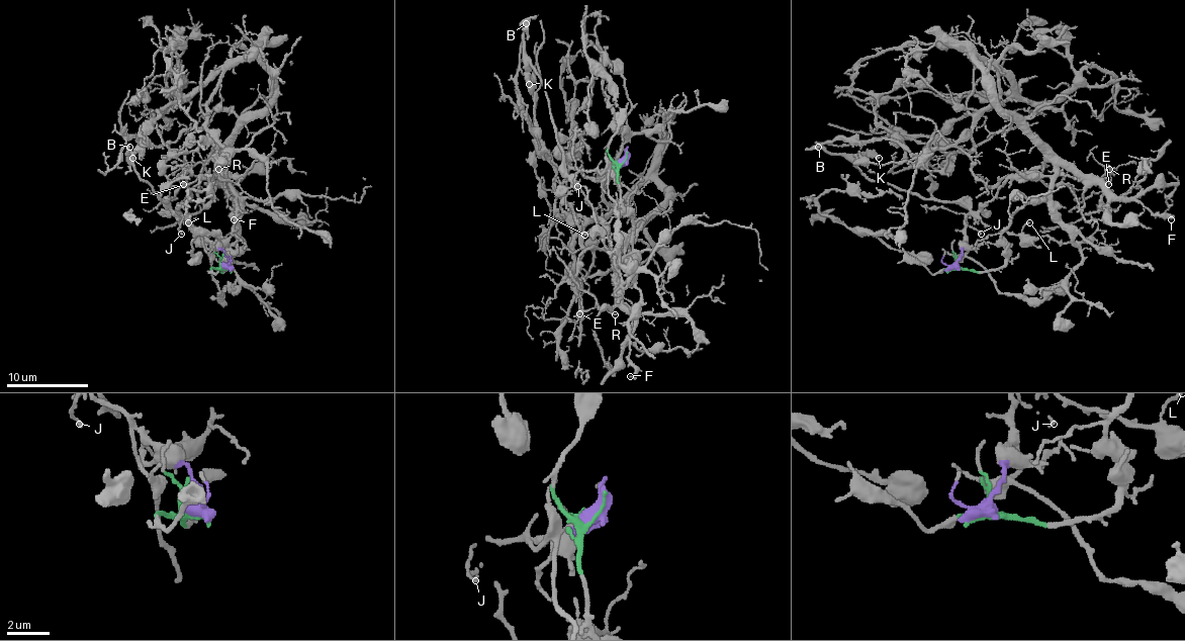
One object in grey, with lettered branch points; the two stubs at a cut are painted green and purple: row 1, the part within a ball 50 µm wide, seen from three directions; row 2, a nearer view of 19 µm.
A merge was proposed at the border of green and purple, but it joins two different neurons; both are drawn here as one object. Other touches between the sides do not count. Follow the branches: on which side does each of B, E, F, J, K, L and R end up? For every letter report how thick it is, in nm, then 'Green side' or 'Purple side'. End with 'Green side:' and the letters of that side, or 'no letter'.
B: Thickness 320 nm. Purple side
E: Thickness 110 nm. Green side
F: Thickness 320 nm. Green side
J: Thickness 140 nm. Purple side
K: Thickness 440 nm. Purple side
L: Thickness 130 nm. Purple side
R: Thickness 120 nm. Green side
Green side: E, F, R

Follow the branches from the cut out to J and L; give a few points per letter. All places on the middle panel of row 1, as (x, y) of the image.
J: (623, 162), (621, 166), (580, 170), (574, 178), (578, 186)
L: (623, 162), (621, 166), (580, 170), (576, 174), (574, 178), (586, 190), (597, 223), (584, 236)

